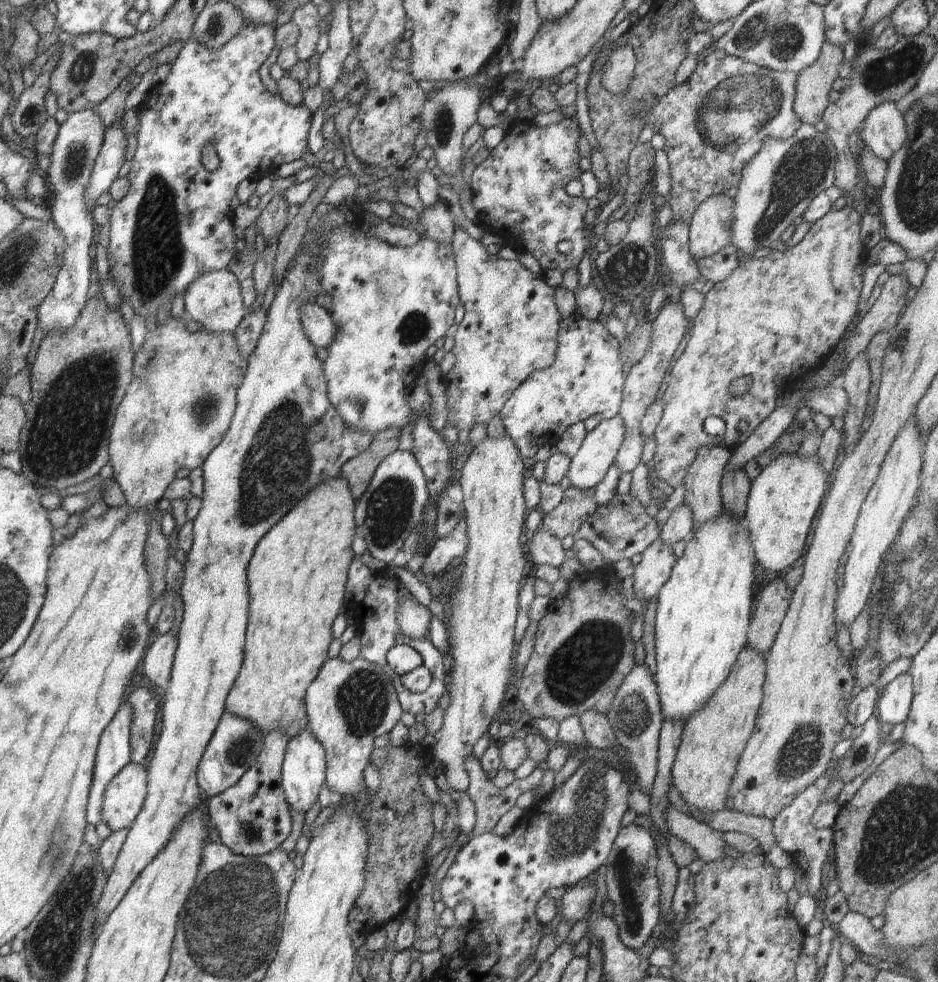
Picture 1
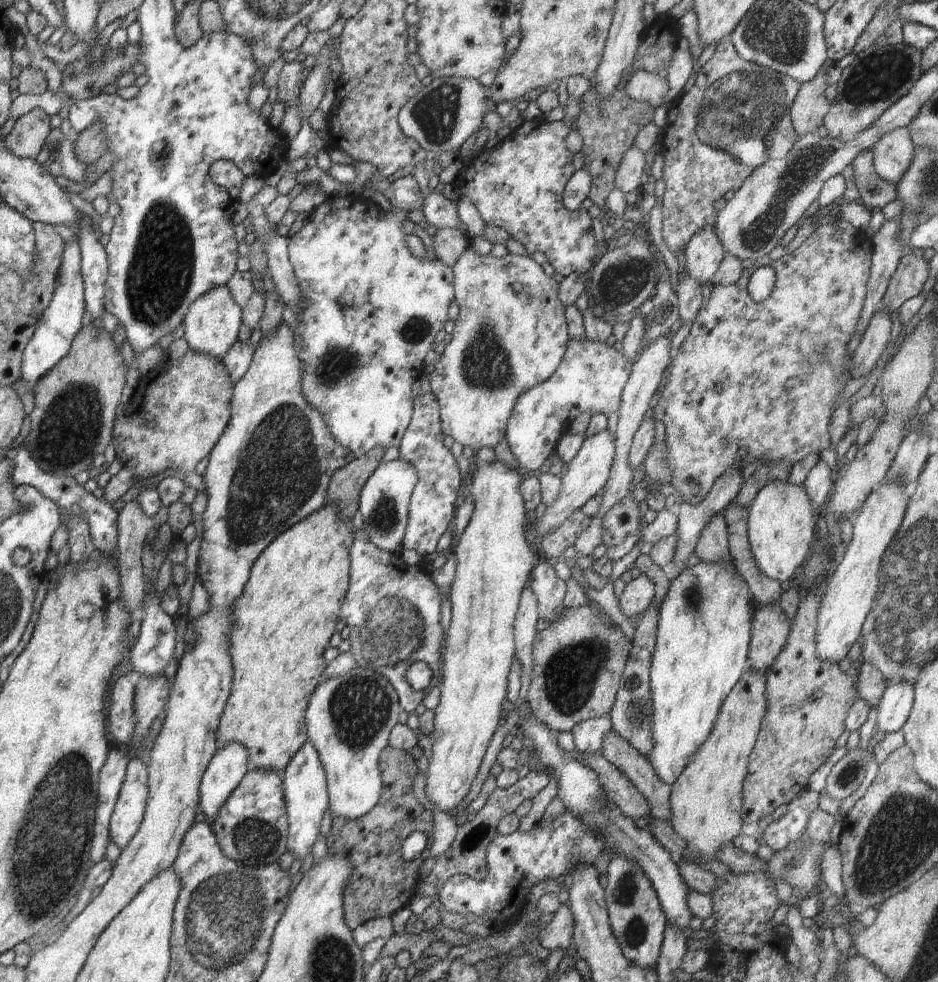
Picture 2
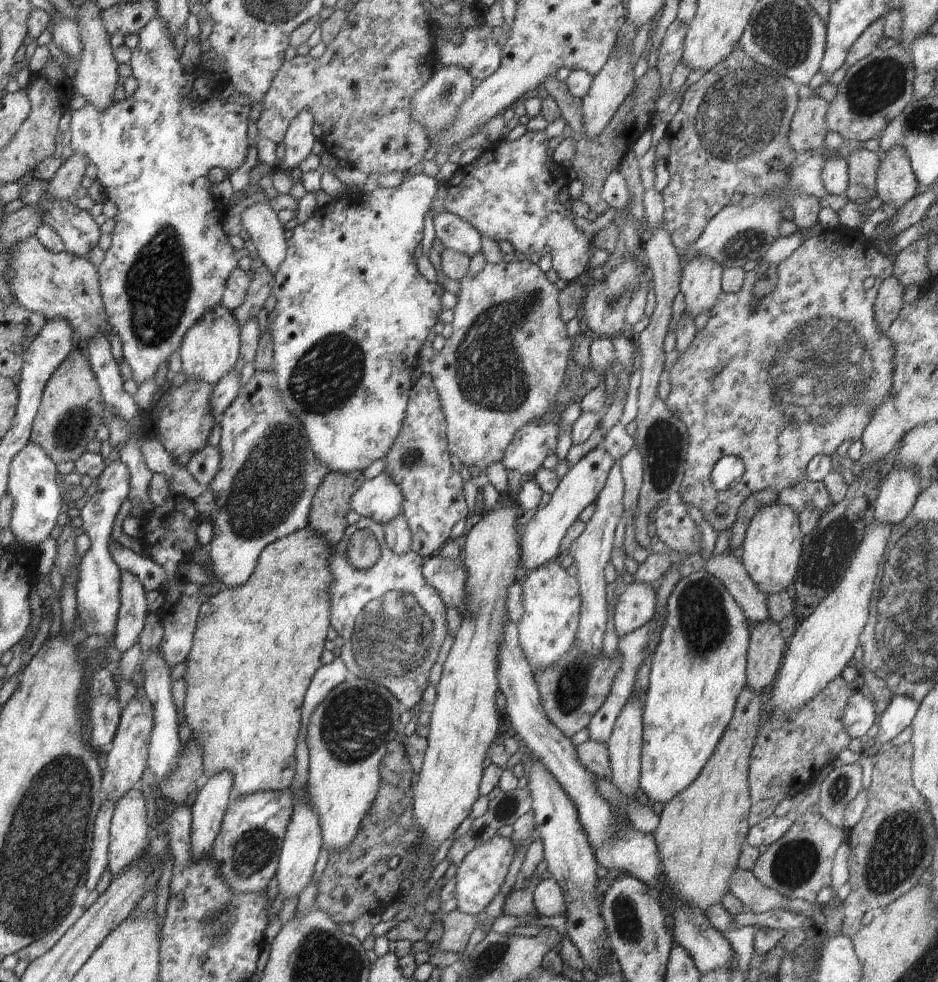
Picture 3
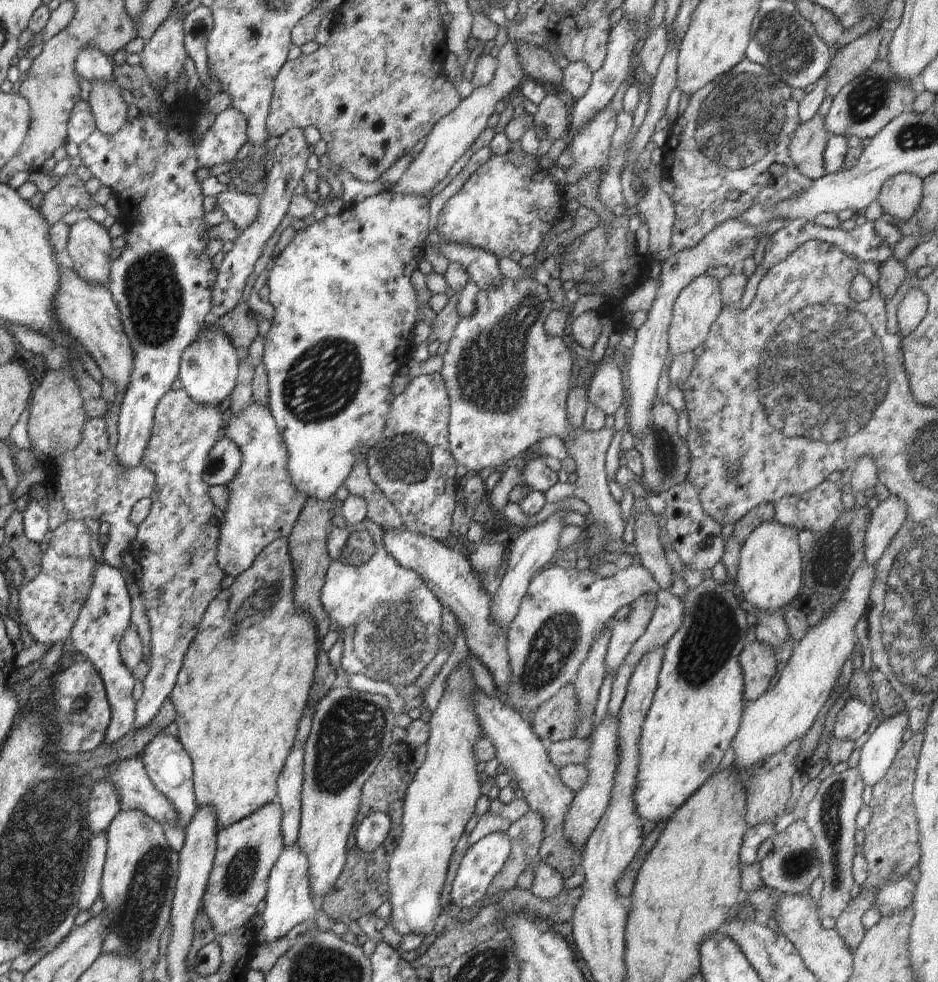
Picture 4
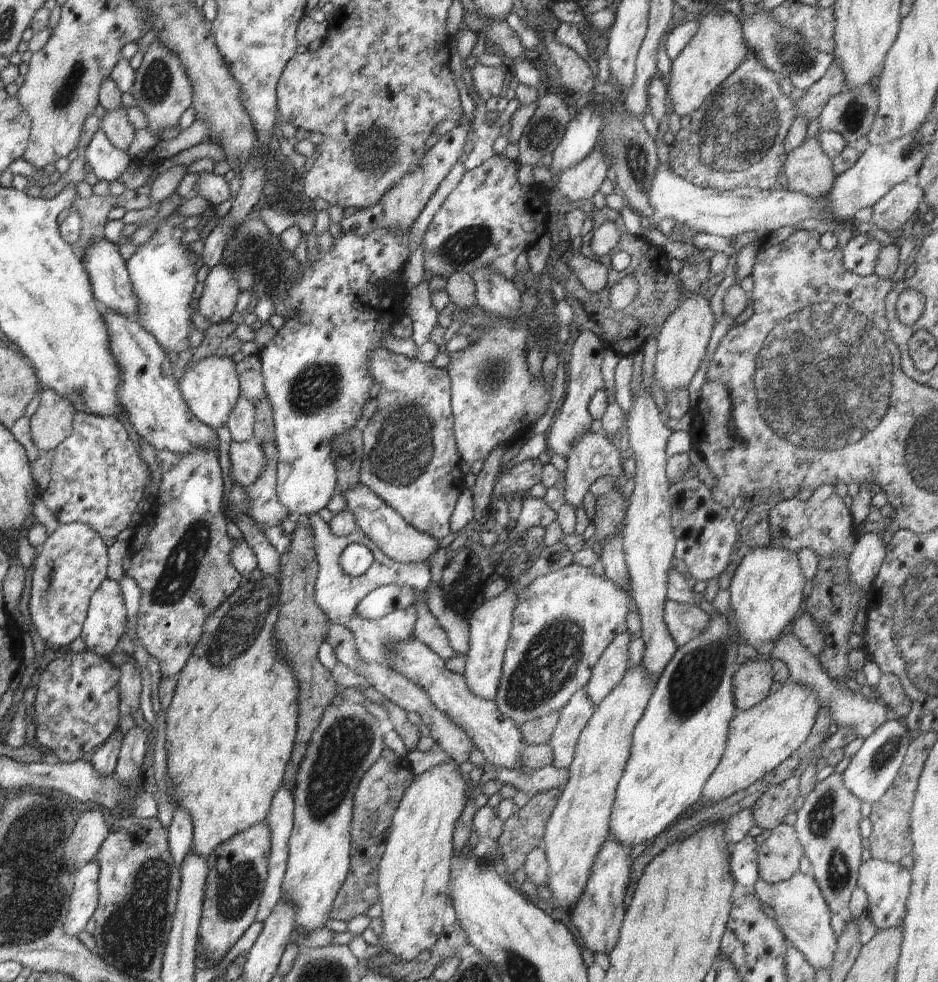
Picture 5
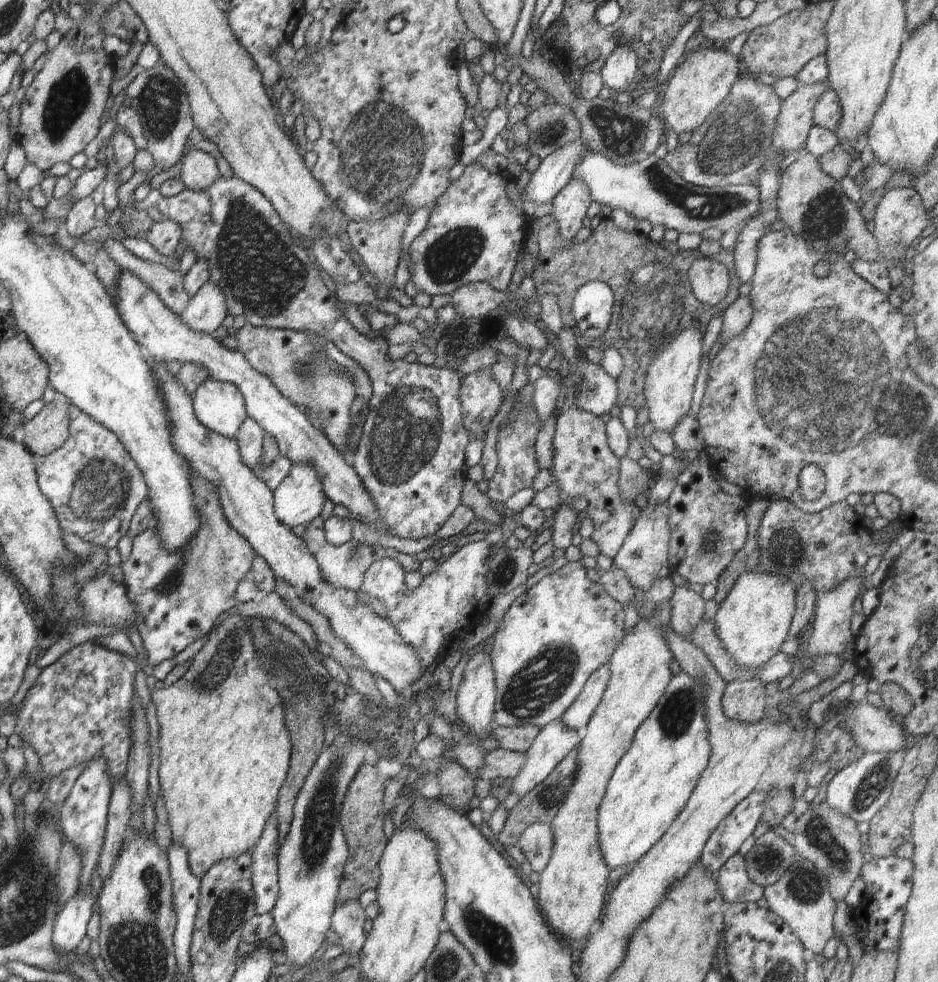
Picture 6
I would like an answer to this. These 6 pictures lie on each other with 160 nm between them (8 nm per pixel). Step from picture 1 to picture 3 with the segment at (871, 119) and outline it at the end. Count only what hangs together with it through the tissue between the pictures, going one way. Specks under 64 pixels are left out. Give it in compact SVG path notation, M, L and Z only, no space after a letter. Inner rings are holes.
M892 147L881 158L873 183L877 196L896 211L916 195L917 178L902 147Z

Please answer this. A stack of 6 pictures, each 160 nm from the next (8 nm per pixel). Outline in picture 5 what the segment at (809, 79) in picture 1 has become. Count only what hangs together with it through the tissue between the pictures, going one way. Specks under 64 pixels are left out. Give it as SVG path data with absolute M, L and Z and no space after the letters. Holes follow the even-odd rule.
M818 134L805 138L785 158L783 176L790 191L825 199L835 175L833 162L822 150Z

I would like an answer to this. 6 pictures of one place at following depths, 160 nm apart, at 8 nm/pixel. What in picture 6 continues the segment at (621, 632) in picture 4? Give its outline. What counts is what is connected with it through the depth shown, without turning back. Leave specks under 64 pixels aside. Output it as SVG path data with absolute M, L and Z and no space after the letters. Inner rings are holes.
M603 664L591 674L580 696L563 714L563 721L577 732L582 732L602 700L604 691L611 678L609 664Z

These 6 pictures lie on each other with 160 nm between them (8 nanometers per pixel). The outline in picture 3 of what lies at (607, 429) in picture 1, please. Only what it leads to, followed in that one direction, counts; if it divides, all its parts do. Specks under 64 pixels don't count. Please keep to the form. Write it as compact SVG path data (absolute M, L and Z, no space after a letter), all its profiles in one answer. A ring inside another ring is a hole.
M601 444L569 468L569 471L559 481L556 490L552 493L550 502L544 508L537 509L534 516L525 525L519 546L521 548L520 565L522 573L542 566L545 562L554 560L553 558L561 558L559 550L561 540L569 528L577 522L582 509L597 499L600 491L604 488L613 461L612 456Z

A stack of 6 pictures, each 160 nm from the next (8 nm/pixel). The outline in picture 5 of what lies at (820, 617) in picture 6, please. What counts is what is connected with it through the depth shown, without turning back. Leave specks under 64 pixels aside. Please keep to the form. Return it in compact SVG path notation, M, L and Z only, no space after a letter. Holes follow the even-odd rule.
M862 532L856 536L853 551L849 554L849 575L859 586L859 591L867 594L875 574L885 559L885 545L880 535Z

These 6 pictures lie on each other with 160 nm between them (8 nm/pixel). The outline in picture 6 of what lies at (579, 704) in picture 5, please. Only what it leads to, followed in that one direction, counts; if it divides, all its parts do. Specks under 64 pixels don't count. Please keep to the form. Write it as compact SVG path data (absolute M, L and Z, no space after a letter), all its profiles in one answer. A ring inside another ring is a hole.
M562 717L543 726L526 753L525 765L513 779L512 793L521 797L538 786L580 741L581 733L570 728Z

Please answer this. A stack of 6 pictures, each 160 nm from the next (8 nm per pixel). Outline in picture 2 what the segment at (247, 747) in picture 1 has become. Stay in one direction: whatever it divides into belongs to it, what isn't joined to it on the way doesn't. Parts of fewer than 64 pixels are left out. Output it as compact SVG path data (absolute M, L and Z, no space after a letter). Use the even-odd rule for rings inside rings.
M232 741L231 743L226 743L223 747L217 747L212 760L210 760L206 770L204 770L199 788L199 806L207 816L207 822L215 819L222 804L226 802L228 796L240 784L240 781L249 769L249 752L243 744Z

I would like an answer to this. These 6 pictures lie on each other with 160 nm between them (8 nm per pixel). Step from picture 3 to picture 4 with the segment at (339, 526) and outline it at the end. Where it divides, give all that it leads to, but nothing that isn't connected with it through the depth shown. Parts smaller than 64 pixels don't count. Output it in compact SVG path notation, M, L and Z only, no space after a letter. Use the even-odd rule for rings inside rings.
M308 497L297 518L292 534L287 538L295 574L294 600L297 609L306 611L315 620L318 643L329 631L328 627L331 623L327 612L324 612L322 608L320 597L325 583L325 574L331 563L327 553L327 538L329 532L334 528L331 518L336 509L337 511L340 509L340 504L334 497L328 497L326 500Z

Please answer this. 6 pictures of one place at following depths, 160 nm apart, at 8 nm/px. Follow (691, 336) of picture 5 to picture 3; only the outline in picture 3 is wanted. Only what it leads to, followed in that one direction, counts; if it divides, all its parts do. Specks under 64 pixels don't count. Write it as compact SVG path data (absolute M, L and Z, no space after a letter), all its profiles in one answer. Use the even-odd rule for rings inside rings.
M706 255L690 257L683 264L679 289L684 294L684 313L695 318L716 304L723 272L723 266Z

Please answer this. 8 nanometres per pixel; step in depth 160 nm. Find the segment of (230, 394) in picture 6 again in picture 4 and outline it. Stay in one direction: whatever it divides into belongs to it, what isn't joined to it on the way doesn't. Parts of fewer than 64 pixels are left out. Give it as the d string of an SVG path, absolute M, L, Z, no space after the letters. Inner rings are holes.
M214 325L208 326L204 332L199 333L198 340L194 340L193 344L184 350L178 379L192 402L202 406L220 406L235 388L240 362L238 352L230 344L230 338L224 334L224 330L214 328Z

